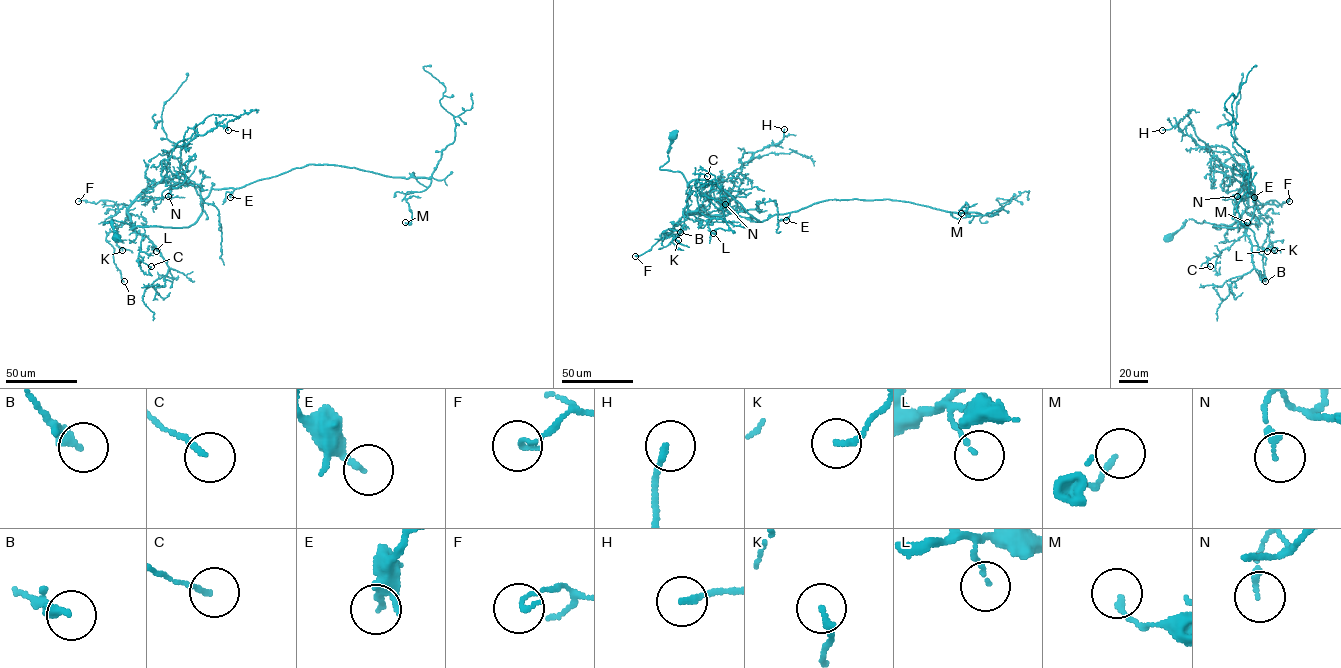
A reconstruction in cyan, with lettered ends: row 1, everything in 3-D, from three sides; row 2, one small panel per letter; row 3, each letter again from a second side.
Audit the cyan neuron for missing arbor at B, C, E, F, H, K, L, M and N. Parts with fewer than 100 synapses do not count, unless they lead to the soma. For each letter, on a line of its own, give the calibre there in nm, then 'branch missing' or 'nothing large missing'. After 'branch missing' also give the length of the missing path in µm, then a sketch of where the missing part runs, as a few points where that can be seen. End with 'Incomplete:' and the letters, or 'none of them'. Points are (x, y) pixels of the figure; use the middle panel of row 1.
B: calibre 320 nm; nothing large missing
C: calibre 140 nm; nothing large missing
E: calibre 170 nm; nothing large missing
F: calibre 120 nm; nothing large missing
H: calibre 180 nm; nothing large missing
K: calibre 170 nm; nothing large missing
L: calibre 90 nm; nothing large missing
M: calibre 160 nm; nothing large missing
N: calibre 200 nm; nothing large missing
Incomplete: none of them

